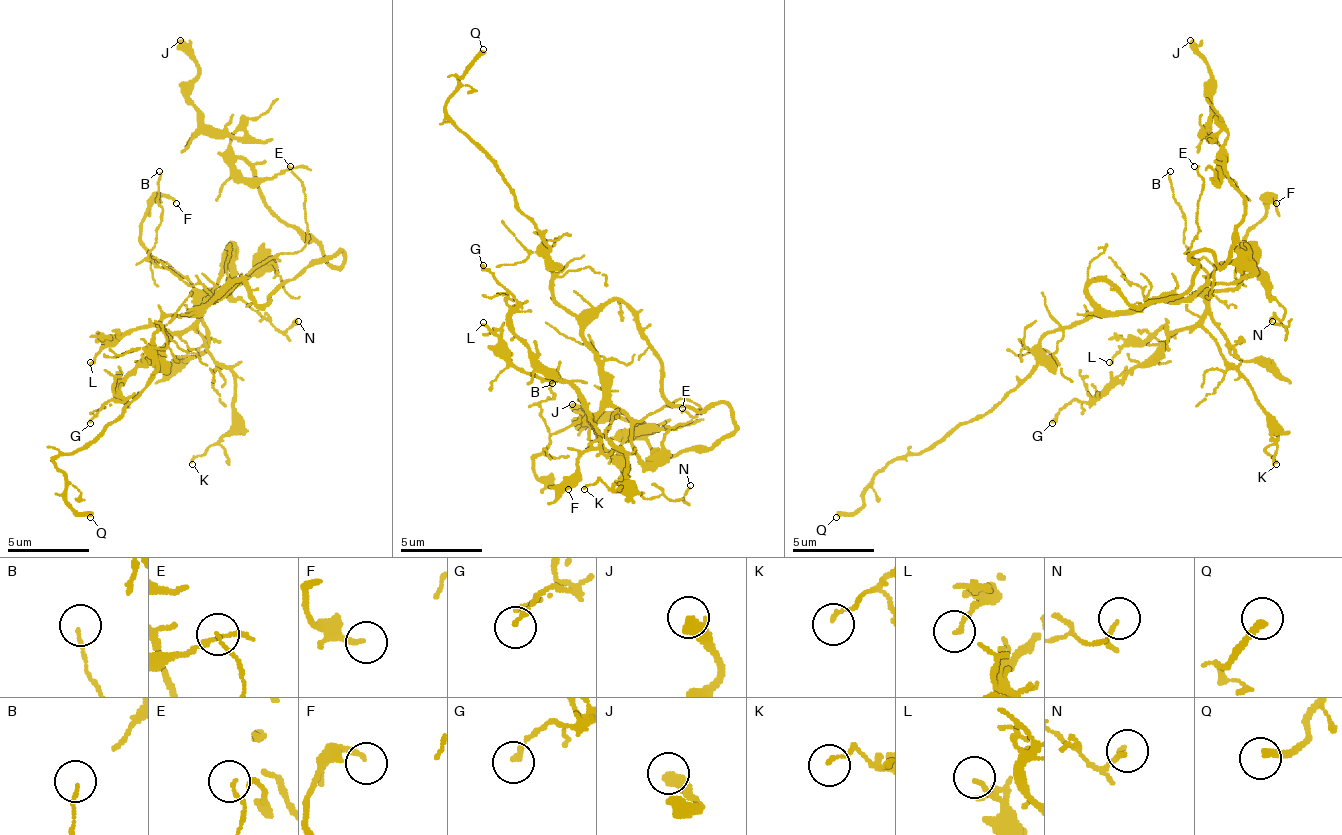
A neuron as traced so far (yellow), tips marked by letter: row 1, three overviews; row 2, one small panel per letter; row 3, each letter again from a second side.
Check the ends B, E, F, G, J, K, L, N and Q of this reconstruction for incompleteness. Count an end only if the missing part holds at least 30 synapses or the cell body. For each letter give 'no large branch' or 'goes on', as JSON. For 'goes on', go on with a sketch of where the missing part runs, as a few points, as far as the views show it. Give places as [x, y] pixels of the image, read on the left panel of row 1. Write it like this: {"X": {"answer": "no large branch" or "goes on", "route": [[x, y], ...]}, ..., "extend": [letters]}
{"B": {"answer": "no large branch"}, "E": {"answer": "no large branch"}, "F": {"answer": "no large branch"}, "G": {"answer": "no large branch"}, "J": {"answer": "no large branch"}, "K": {"answer": "no large branch"}, "L": {"answer": "no large branch"}, "N": {"answer": "no large branch"}, "Q": {"answer": "goes on", "route": [[90, 517], [90, 513], [135, 497], [172, 452], [220, 411], [253, 395], [355, 378], [379, 391], [388, 382]]}, "extend": ["Q"]}

